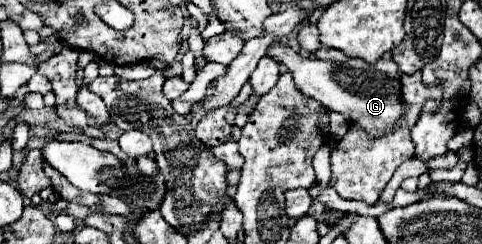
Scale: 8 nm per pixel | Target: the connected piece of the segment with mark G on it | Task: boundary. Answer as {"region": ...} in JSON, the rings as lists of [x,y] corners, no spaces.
{"region":[[[284,42],[272,44],[268,56],[288,68],[296,88],[302,94],[322,102],[328,110],[340,112],[348,122],[360,124],[370,136],[384,136],[406,112],[406,106],[400,98],[400,70],[392,60],[378,60],[376,64],[368,64],[358,58],[346,60],[342,64],[310,60],[288,48]]]}

